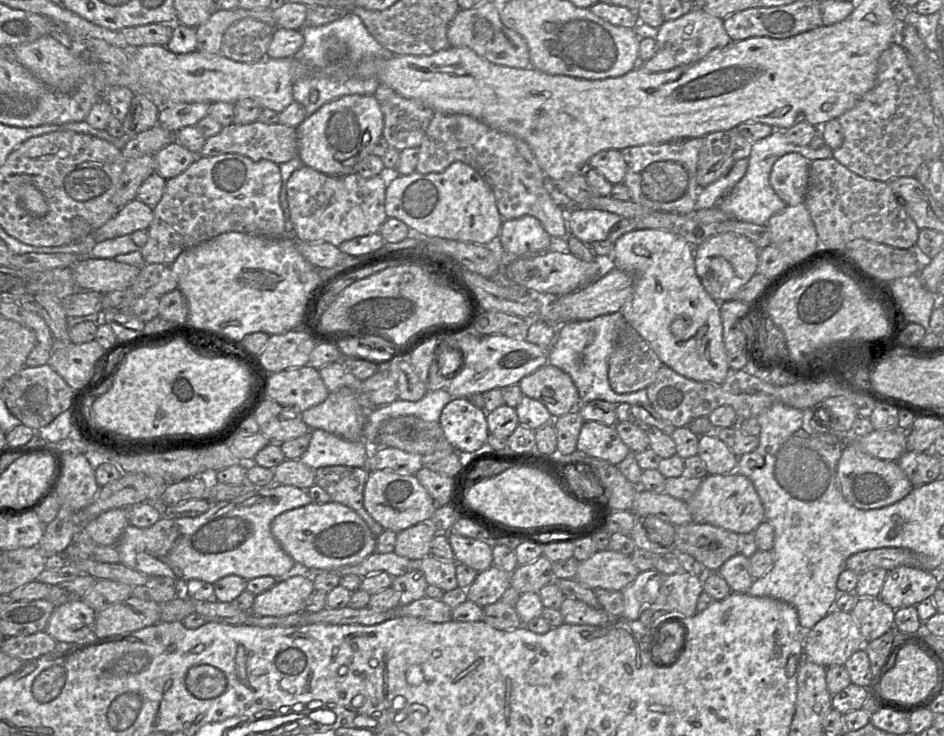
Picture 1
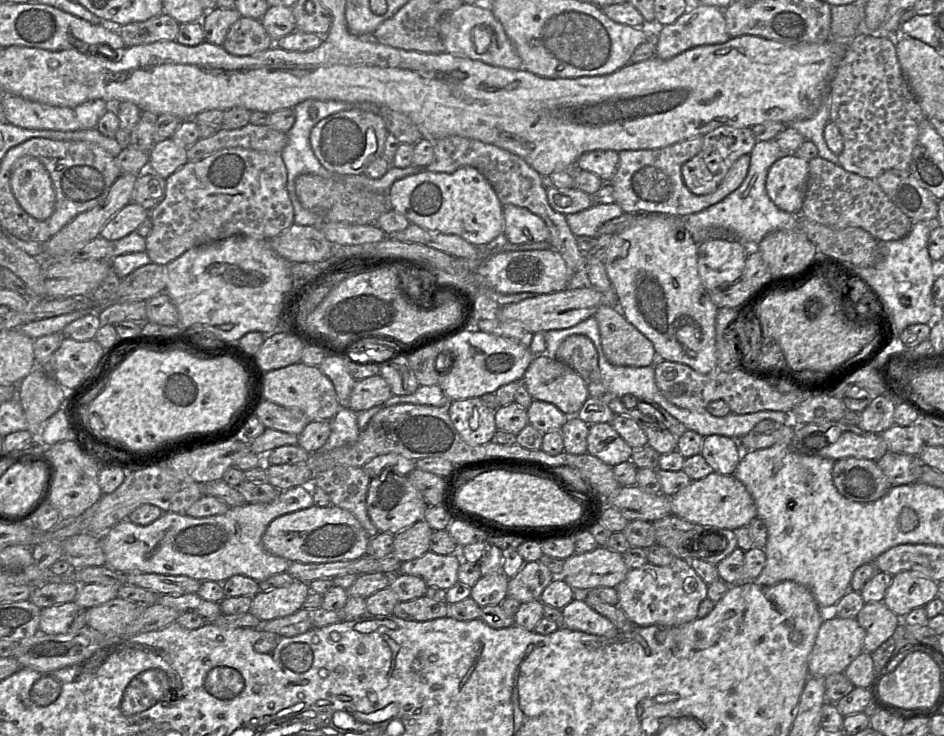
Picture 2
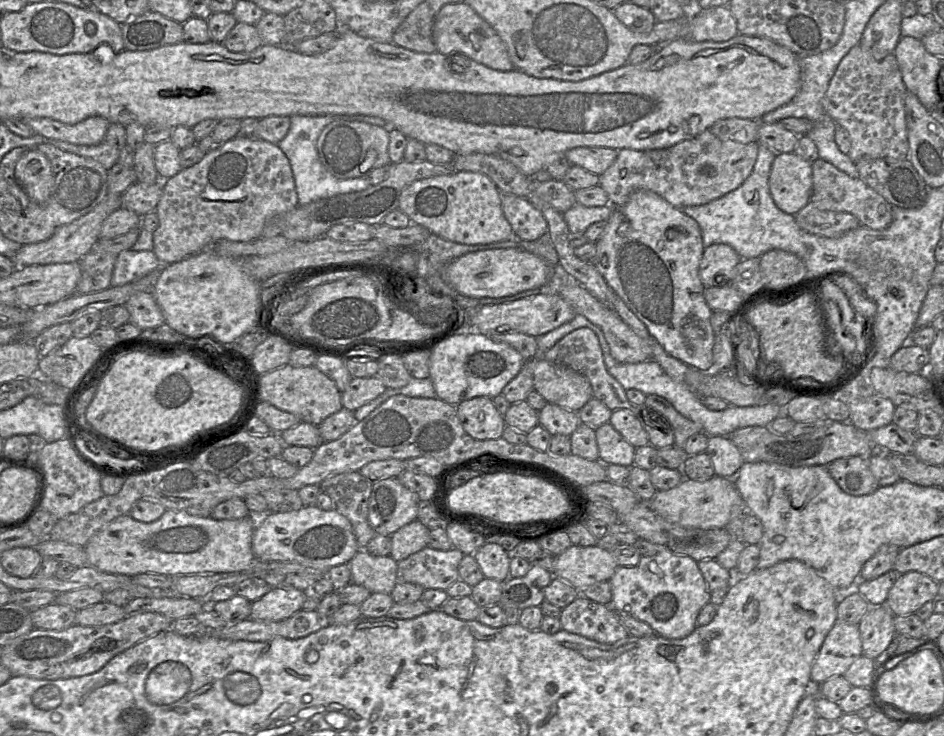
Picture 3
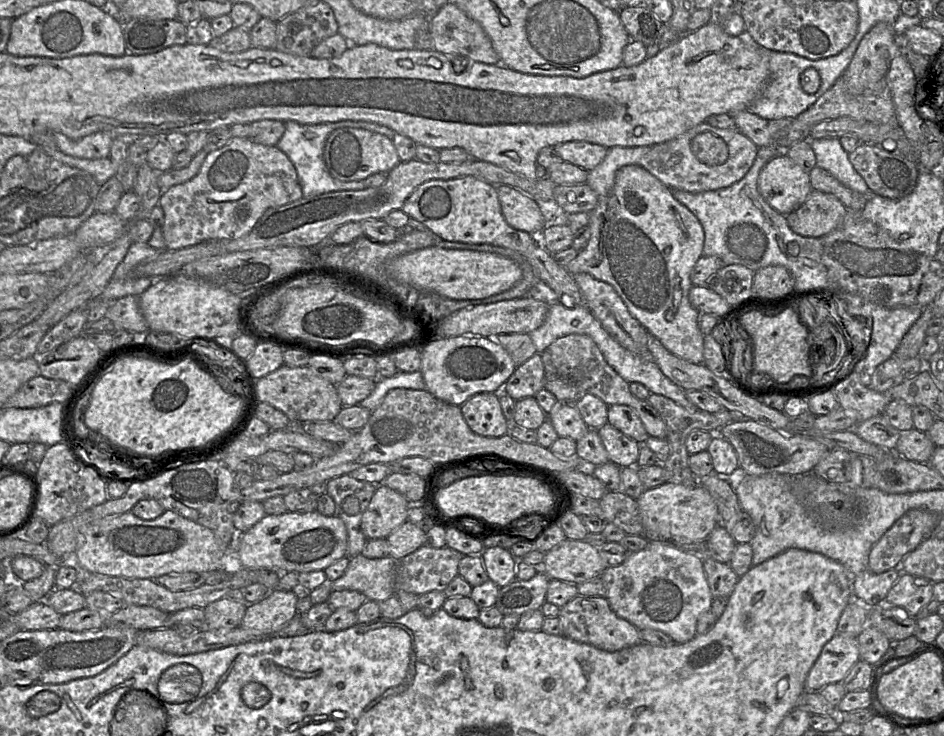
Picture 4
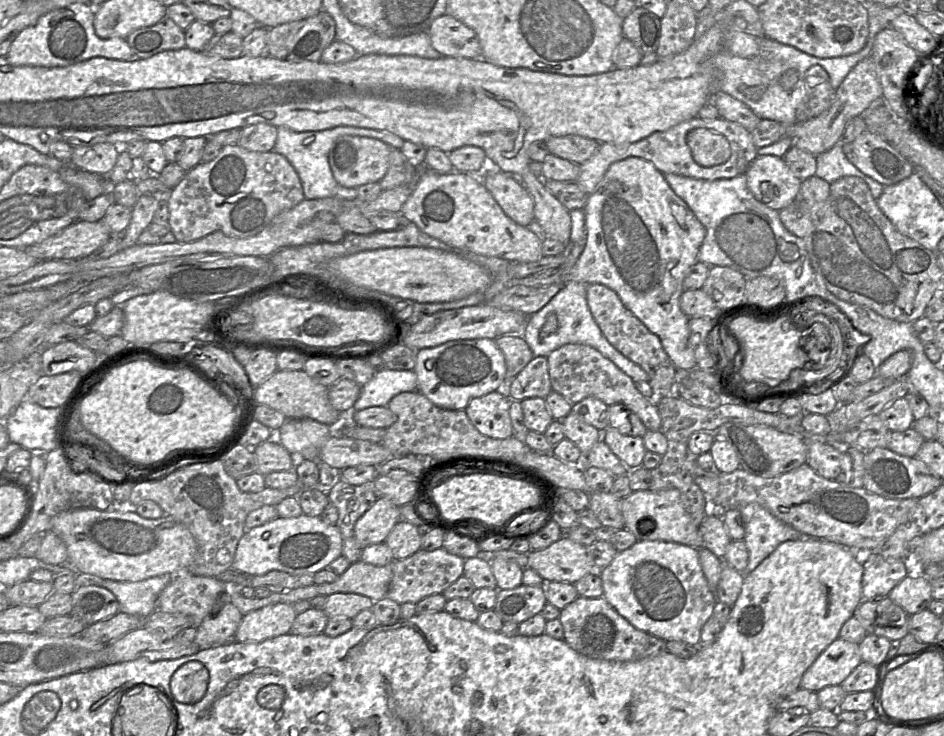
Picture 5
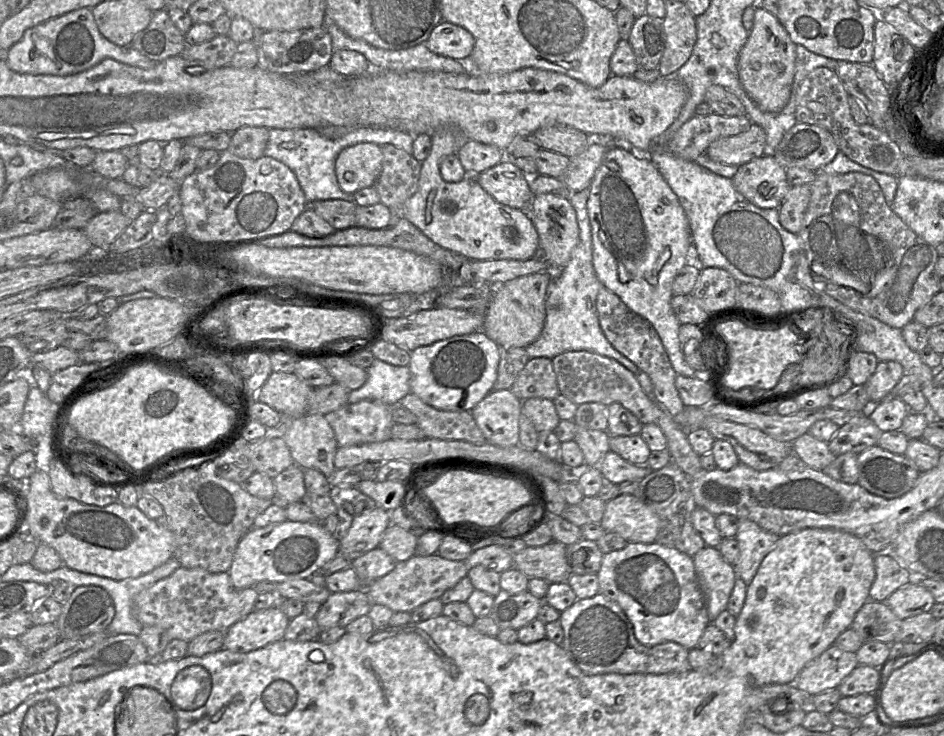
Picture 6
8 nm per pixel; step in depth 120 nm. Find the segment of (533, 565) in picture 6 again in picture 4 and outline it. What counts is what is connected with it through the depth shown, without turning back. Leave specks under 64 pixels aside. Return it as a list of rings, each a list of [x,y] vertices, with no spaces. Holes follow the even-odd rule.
[[[565,539],[545,553],[541,570],[550,578],[578,585],[600,577],[607,568],[597,548],[586,540]]]

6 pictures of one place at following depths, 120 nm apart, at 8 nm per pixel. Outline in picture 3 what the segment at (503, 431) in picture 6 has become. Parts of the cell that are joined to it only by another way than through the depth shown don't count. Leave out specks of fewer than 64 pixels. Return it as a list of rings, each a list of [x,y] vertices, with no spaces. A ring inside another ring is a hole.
[[[485,396],[464,400],[456,405],[457,416],[465,432],[478,440],[502,437],[506,426],[491,398]]]

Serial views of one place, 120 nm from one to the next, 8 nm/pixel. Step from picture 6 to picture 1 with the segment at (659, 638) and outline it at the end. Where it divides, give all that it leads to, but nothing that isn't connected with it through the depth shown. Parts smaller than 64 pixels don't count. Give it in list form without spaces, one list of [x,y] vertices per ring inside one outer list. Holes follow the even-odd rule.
[[[656,569],[642,571],[636,579],[625,587],[621,593],[623,598],[623,614],[625,619],[643,622],[649,627],[657,626],[668,618],[686,618],[697,613],[697,601],[703,591],[703,577],[679,570],[674,574],[663,574]]]

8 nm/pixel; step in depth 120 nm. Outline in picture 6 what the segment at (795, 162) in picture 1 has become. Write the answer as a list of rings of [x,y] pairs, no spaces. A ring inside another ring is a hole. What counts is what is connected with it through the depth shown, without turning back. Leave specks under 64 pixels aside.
[[[766,155],[741,165],[732,182],[740,194],[762,209],[779,209],[791,188],[786,168]]]

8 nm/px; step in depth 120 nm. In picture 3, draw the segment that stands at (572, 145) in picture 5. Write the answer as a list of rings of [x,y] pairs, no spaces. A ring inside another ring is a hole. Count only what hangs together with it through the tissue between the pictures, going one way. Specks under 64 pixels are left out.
[[[576,147],[564,154],[572,165],[600,176],[614,163],[618,151],[607,147]]]

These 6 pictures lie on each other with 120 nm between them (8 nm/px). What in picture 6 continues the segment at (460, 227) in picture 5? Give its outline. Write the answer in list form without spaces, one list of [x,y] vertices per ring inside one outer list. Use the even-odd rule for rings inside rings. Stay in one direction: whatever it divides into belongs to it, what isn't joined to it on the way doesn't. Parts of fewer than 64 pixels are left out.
[[[444,124],[431,132],[431,140],[430,154],[421,162],[418,188],[401,208],[403,217],[436,244],[469,260],[528,260],[532,258],[539,248],[539,237],[526,210],[511,208],[497,202],[481,187],[475,174],[468,174],[459,182],[447,182],[442,178],[440,173],[442,159],[448,155],[457,154],[469,140],[464,131],[455,124]]]

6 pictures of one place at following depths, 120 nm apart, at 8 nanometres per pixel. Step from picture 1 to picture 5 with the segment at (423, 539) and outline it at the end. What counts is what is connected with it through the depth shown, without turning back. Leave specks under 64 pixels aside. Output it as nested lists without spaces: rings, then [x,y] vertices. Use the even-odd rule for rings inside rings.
[[[400,520],[388,534],[385,543],[392,552],[393,560],[403,560],[421,549],[422,533],[413,524]]]

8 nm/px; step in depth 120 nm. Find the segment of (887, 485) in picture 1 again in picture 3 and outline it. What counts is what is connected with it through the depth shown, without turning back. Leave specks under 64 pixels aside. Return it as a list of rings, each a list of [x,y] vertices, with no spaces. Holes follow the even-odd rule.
[[[864,456],[839,458],[827,468],[839,487],[849,495],[868,495],[879,487]]]

